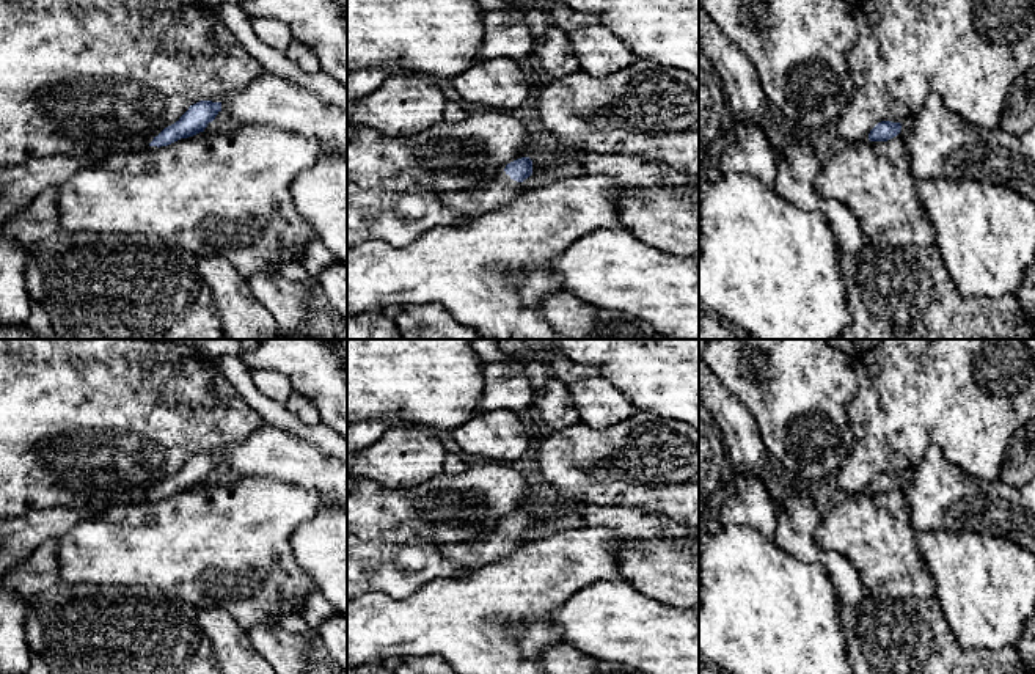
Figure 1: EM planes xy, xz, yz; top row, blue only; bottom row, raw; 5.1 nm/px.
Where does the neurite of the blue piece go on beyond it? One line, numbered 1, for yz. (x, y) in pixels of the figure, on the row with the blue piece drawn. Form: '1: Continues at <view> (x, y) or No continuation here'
1: Continues at yz (905, 128)

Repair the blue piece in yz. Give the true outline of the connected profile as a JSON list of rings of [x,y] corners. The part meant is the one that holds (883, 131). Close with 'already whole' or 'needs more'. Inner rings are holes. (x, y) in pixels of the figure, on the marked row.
[[[892,121],[878,123],[869,134],[870,141],[887,141],[894,137],[902,137],[909,130],[911,121],[900,124]]]; needs more

